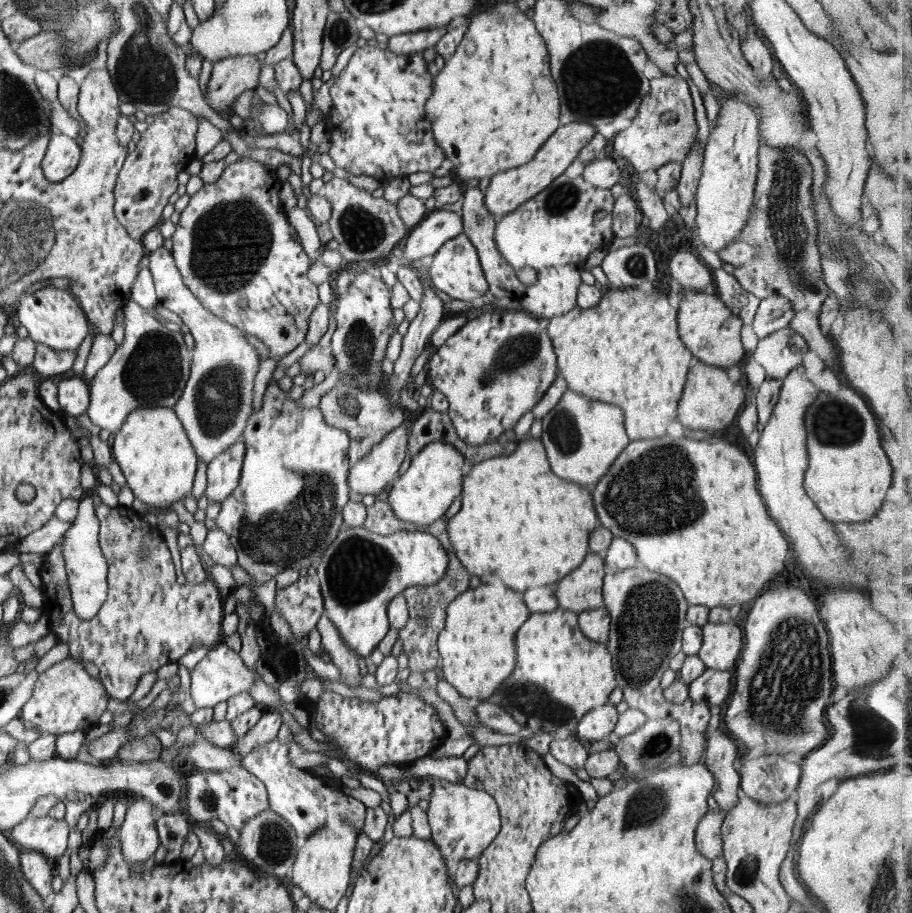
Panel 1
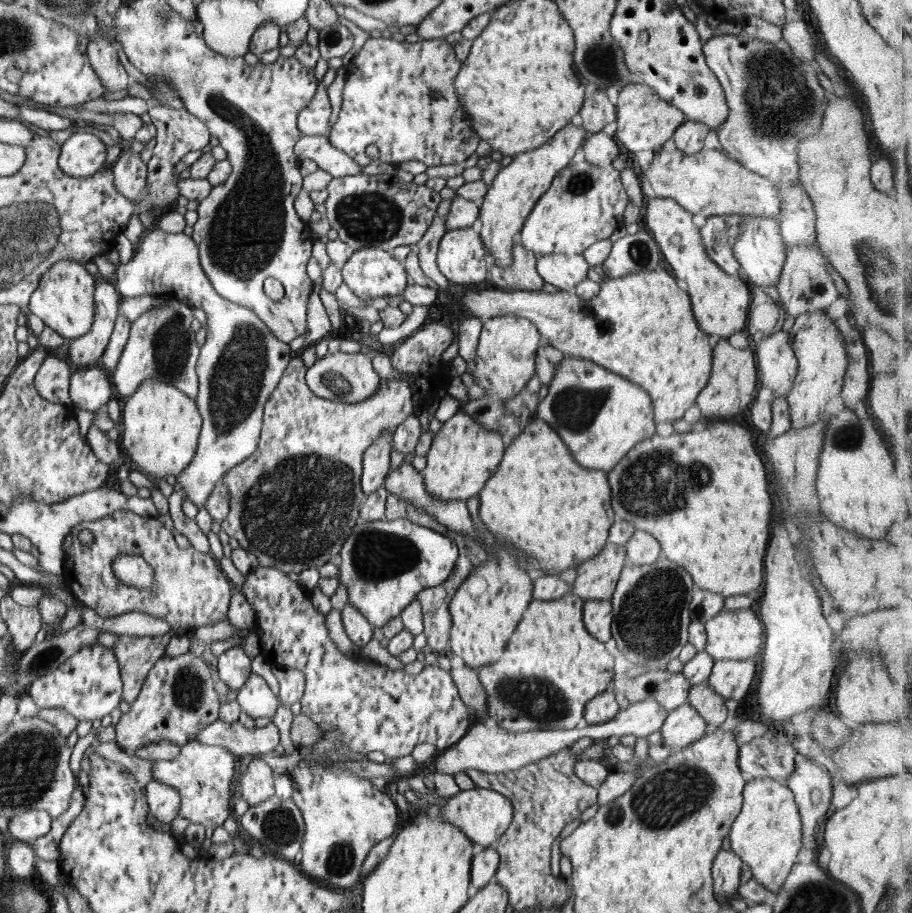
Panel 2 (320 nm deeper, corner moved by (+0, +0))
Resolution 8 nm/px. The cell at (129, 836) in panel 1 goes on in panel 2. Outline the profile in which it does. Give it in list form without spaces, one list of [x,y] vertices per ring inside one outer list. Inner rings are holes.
[[[152,779],[144,788],[150,812],[160,822],[170,823],[179,815],[181,796],[173,786]]]

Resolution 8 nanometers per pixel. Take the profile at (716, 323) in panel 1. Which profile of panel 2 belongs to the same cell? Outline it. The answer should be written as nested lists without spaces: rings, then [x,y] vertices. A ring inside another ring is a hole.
[[[655,197],[646,206],[646,224],[655,238],[664,260],[672,267],[676,280],[690,295],[692,310],[699,328],[709,336],[727,339],[734,332],[746,330],[747,314],[753,288],[735,275],[729,275],[720,268],[706,252],[701,230],[692,223],[691,212],[679,206],[674,200]]]

